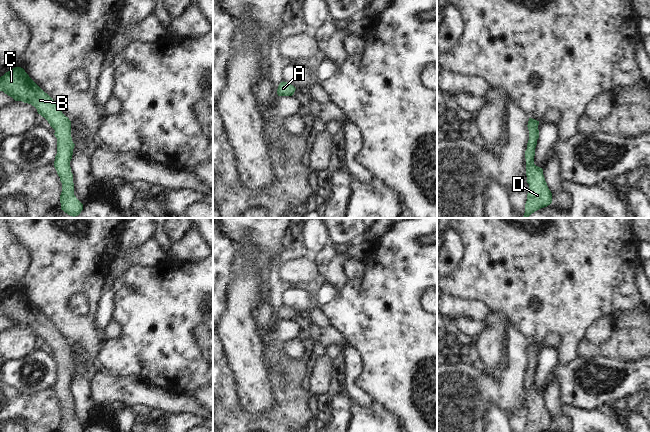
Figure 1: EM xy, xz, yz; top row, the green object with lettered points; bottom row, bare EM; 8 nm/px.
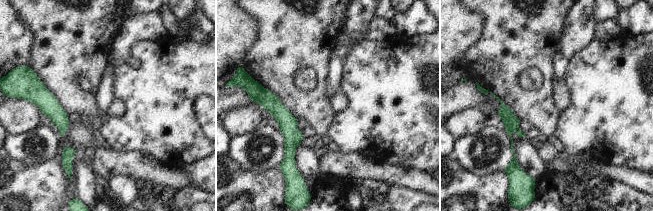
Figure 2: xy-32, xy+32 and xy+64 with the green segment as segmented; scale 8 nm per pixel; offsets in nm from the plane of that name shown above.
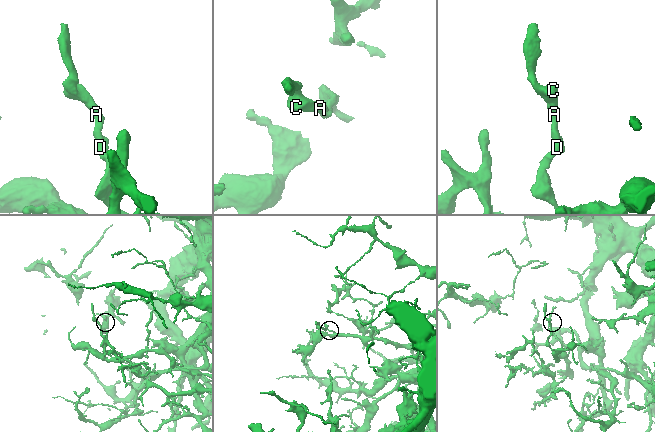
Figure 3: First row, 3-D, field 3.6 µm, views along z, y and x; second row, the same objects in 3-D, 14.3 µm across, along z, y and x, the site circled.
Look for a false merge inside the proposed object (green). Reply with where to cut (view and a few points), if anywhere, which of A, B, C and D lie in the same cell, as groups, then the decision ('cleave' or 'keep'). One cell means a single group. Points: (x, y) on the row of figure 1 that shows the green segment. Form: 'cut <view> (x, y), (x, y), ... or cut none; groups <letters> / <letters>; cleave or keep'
cut none; groups A B C D; keep

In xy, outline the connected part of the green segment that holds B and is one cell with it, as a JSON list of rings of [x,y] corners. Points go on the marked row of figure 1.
[[[15,67],[0,77],[0,91],[15,101],[31,104],[55,130],[57,154],[54,167],[62,183],[61,210],[70,216],[78,216],[83,204],[74,195],[73,174],[70,161],[75,144],[71,137],[71,121],[57,107],[55,101],[45,93],[21,67]]]

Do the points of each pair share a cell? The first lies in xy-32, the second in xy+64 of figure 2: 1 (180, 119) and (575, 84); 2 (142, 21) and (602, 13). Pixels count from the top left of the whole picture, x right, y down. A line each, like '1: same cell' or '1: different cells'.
1: same cell
2: different cells

